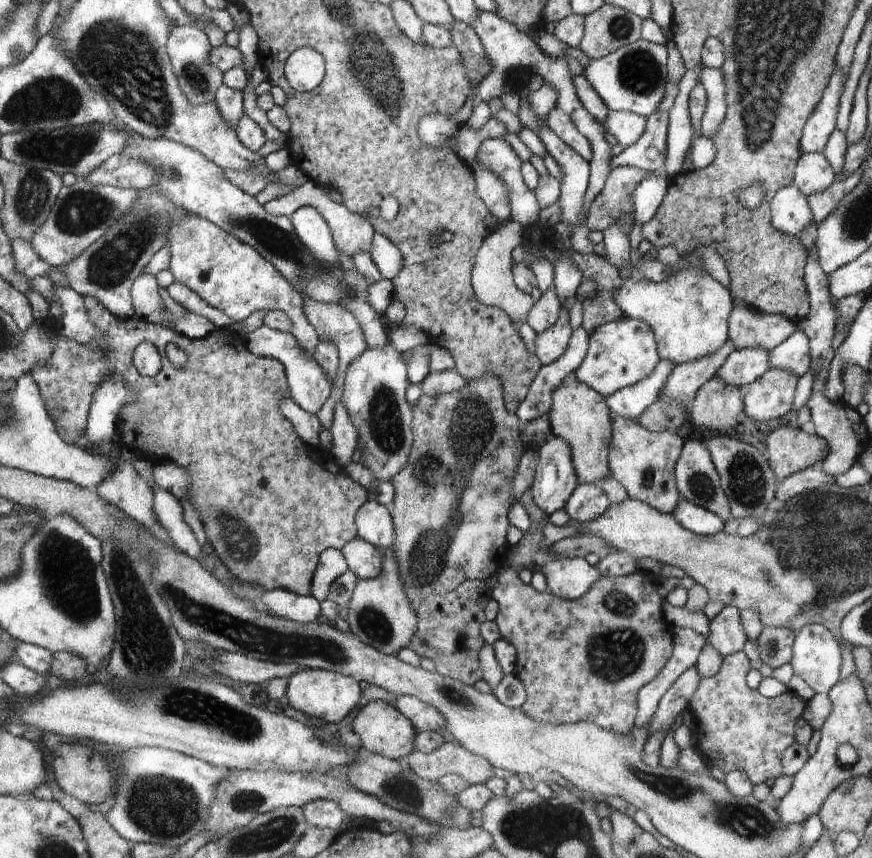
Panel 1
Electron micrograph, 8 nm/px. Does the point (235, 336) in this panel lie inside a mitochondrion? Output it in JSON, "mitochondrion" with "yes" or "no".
{"mitochondrion":"no"}

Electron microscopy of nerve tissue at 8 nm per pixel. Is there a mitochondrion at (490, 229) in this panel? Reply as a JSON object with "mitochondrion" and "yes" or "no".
{"mitochondrion":"no"}

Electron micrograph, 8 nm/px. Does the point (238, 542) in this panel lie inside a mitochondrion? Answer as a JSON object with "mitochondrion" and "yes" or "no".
{"mitochondrion":"yes"}

